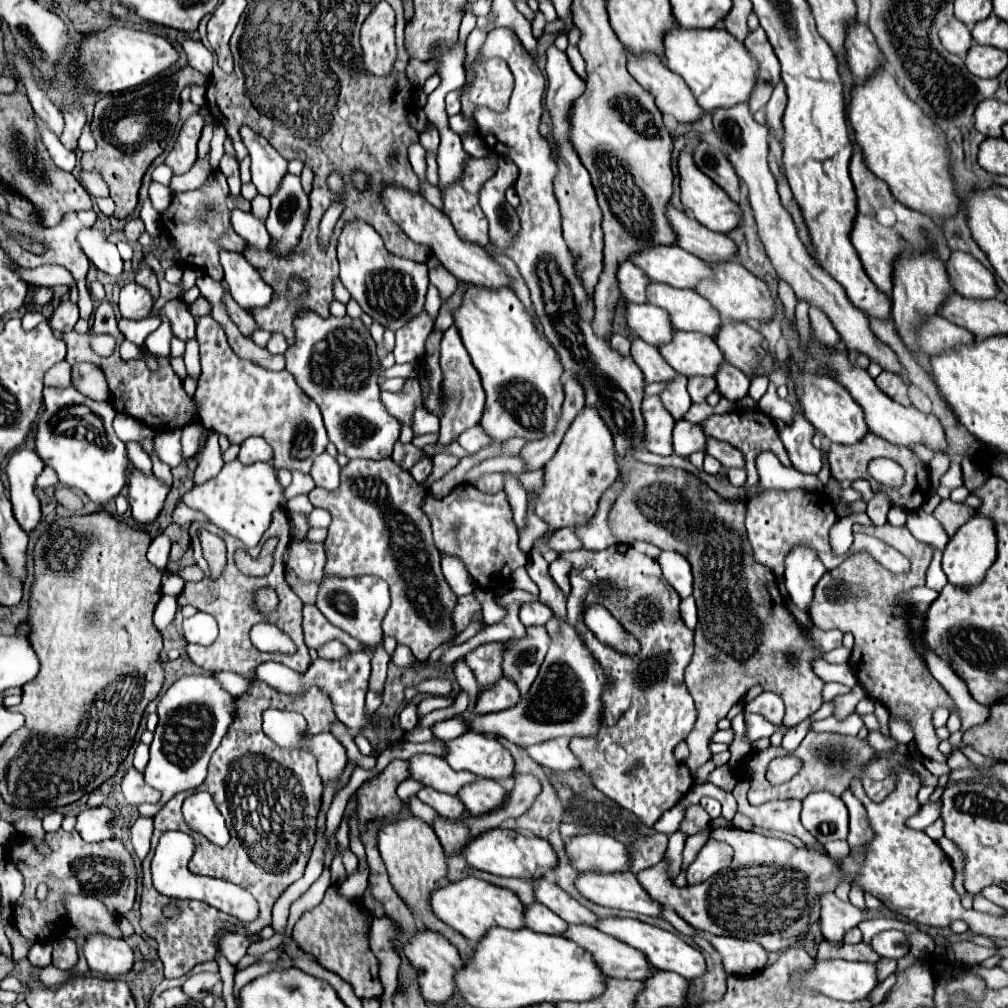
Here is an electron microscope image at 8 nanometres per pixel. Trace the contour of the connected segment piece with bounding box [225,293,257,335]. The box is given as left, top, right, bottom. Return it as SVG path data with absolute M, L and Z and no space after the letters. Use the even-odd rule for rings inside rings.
M225 293L225 307L227 307L227 313L229 313L231 321L241 329L243 335L251 335L251 333L257 329L257 323L253 321L253 317L251 317L245 309L241 309L241 307L233 301L233 297L231 297L229 293Z

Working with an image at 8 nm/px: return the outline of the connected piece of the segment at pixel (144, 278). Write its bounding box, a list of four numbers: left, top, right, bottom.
[135,267,159,297]

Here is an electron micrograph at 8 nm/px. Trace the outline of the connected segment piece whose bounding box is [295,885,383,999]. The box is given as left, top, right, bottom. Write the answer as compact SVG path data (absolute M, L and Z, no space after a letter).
M331 885L325 891L323 901L297 921L295 943L301 947L301 951L313 955L321 967L347 981L355 989L357 997L367 999L383 995L383 985L379 981L379 961L369 947L369 933L369 921L363 907L347 901L347 897L339 893L339 887Z

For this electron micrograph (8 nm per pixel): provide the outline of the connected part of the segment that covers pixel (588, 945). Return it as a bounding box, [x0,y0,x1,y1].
[565,925,655,981]

